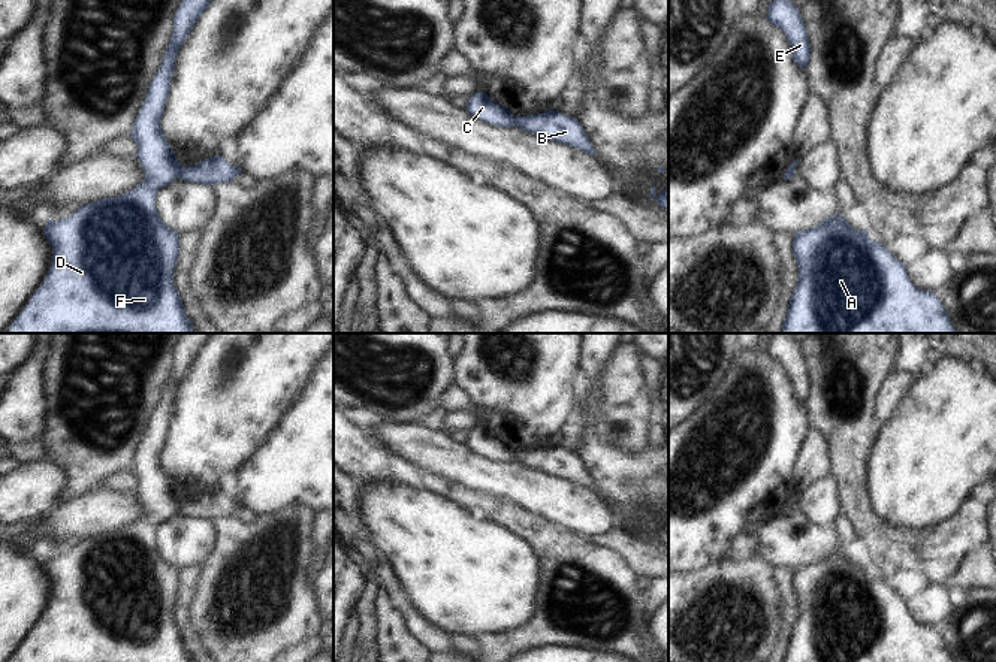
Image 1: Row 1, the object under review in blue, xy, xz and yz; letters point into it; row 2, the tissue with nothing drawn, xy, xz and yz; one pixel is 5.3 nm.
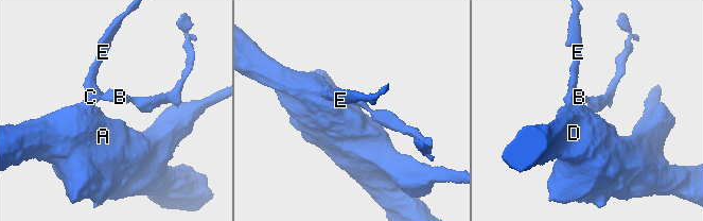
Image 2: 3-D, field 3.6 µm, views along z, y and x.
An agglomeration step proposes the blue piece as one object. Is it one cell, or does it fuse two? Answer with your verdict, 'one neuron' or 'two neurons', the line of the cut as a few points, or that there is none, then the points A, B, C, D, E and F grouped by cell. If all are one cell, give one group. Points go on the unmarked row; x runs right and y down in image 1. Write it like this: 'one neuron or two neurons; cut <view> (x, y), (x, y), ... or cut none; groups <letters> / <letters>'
two neurons; cut xy (181, 502), (177, 511); groups A C D E F / B

